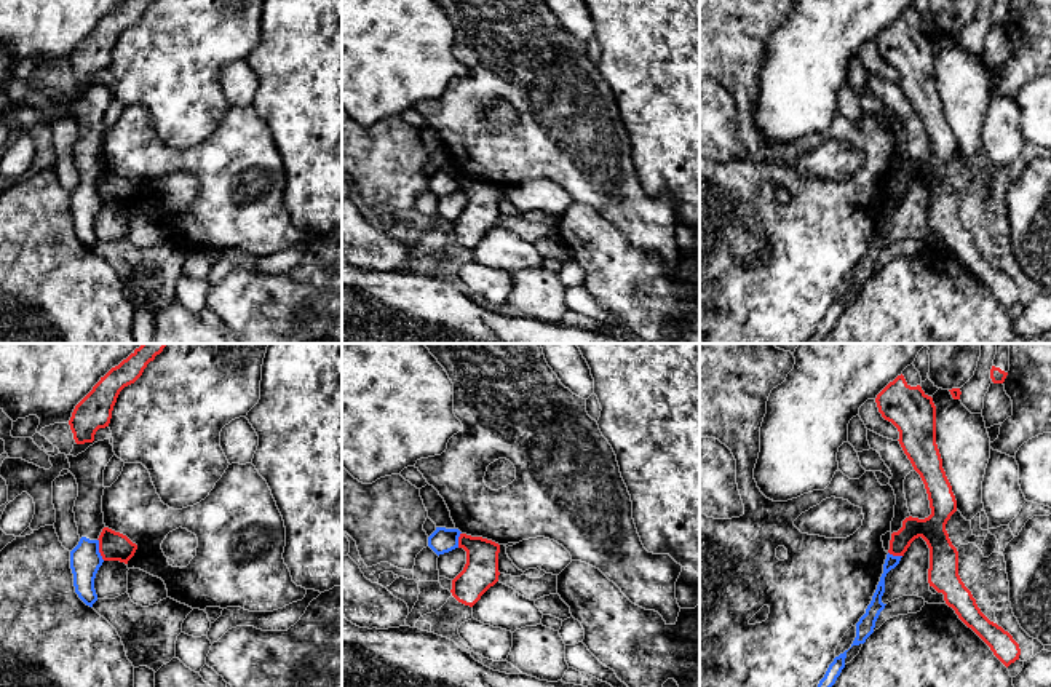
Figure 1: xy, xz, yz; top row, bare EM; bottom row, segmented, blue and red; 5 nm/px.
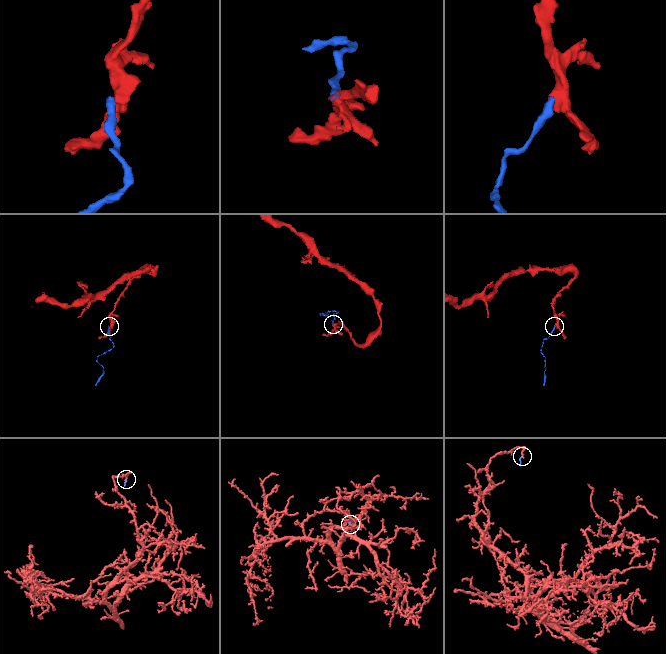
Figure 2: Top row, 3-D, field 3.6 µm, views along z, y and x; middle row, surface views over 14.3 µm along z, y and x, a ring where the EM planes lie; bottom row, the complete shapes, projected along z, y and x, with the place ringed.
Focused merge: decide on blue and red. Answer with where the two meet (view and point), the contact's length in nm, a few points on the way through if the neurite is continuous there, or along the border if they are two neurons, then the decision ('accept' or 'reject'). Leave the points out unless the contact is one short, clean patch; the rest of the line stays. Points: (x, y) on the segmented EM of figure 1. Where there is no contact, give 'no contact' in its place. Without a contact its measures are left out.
contact xy (98, 550); length 120 nm; border xy (98, 539), (98, 551), (104, 559); reject

